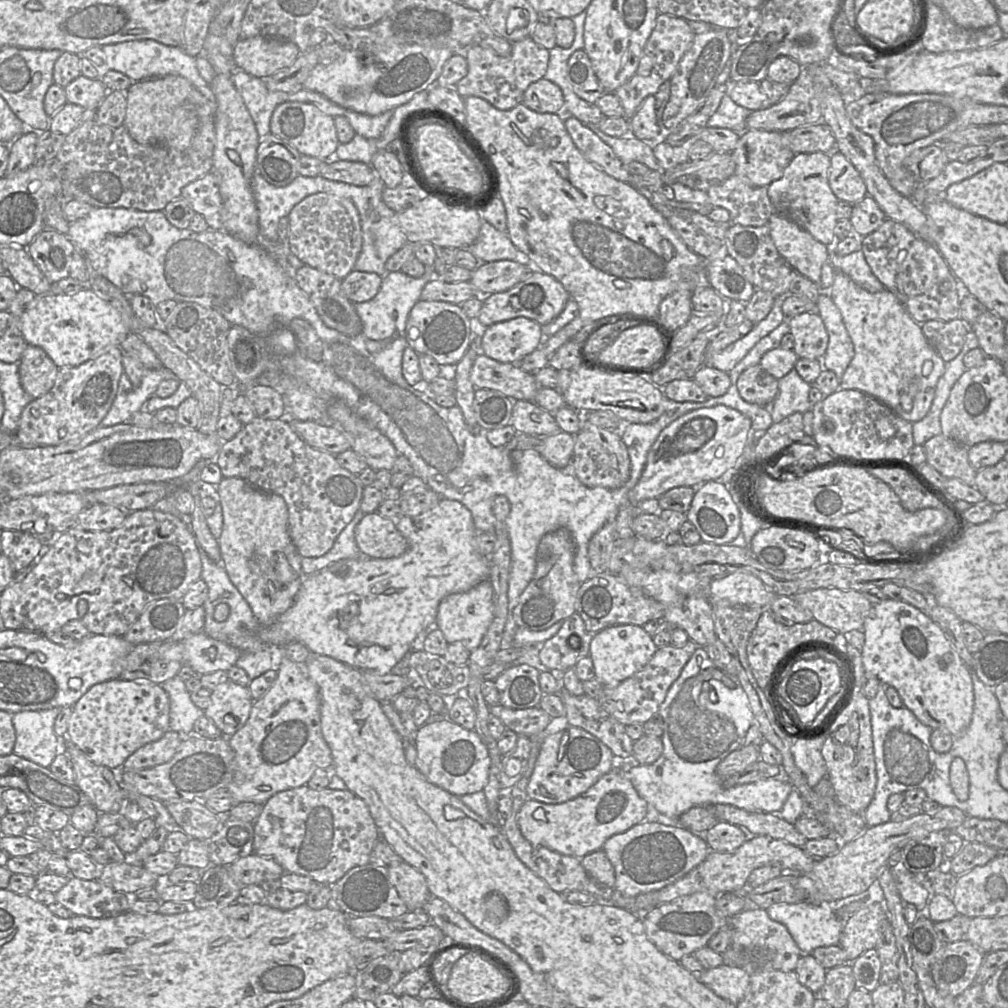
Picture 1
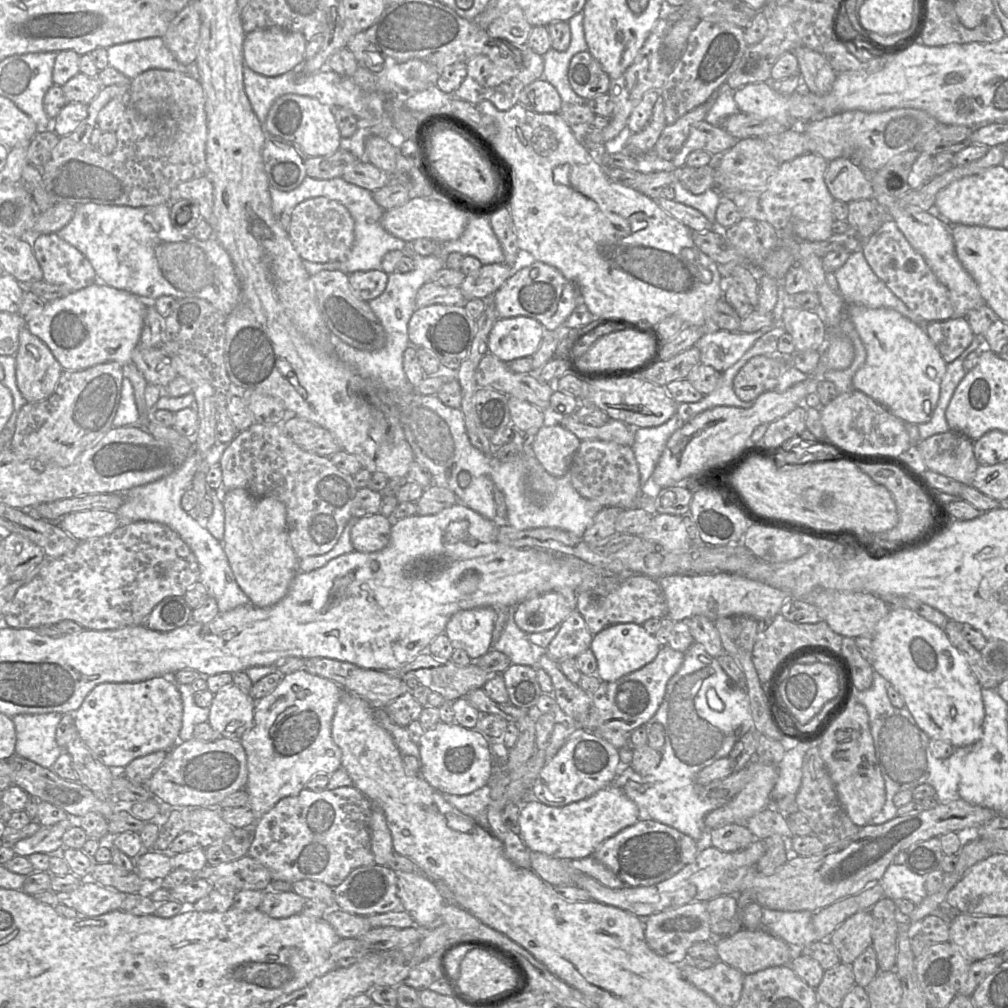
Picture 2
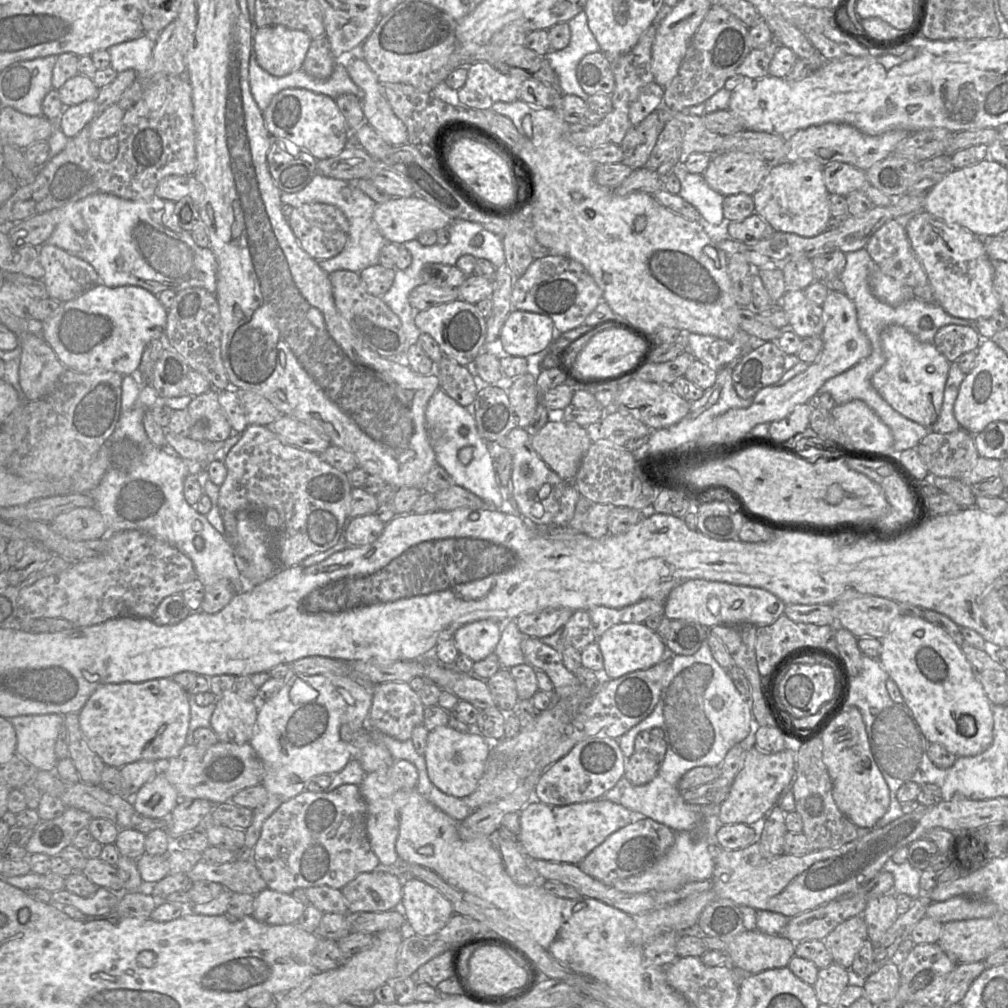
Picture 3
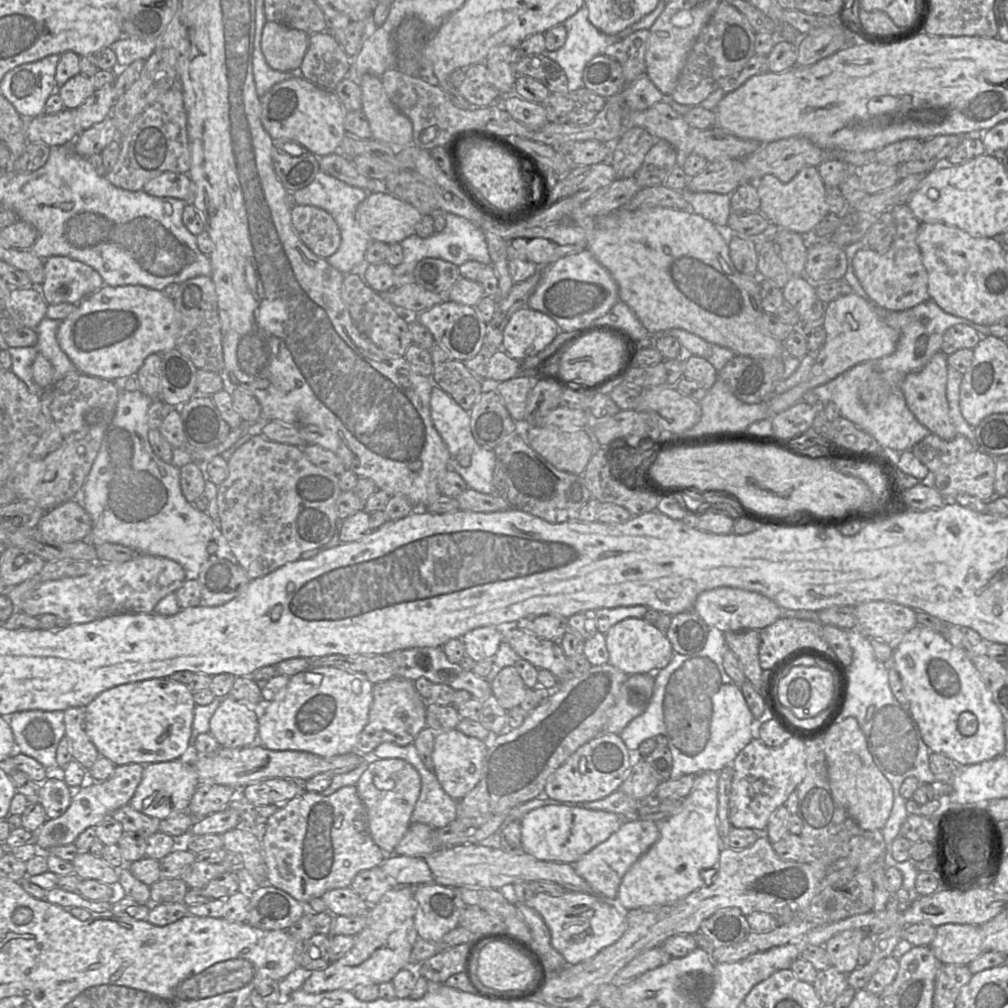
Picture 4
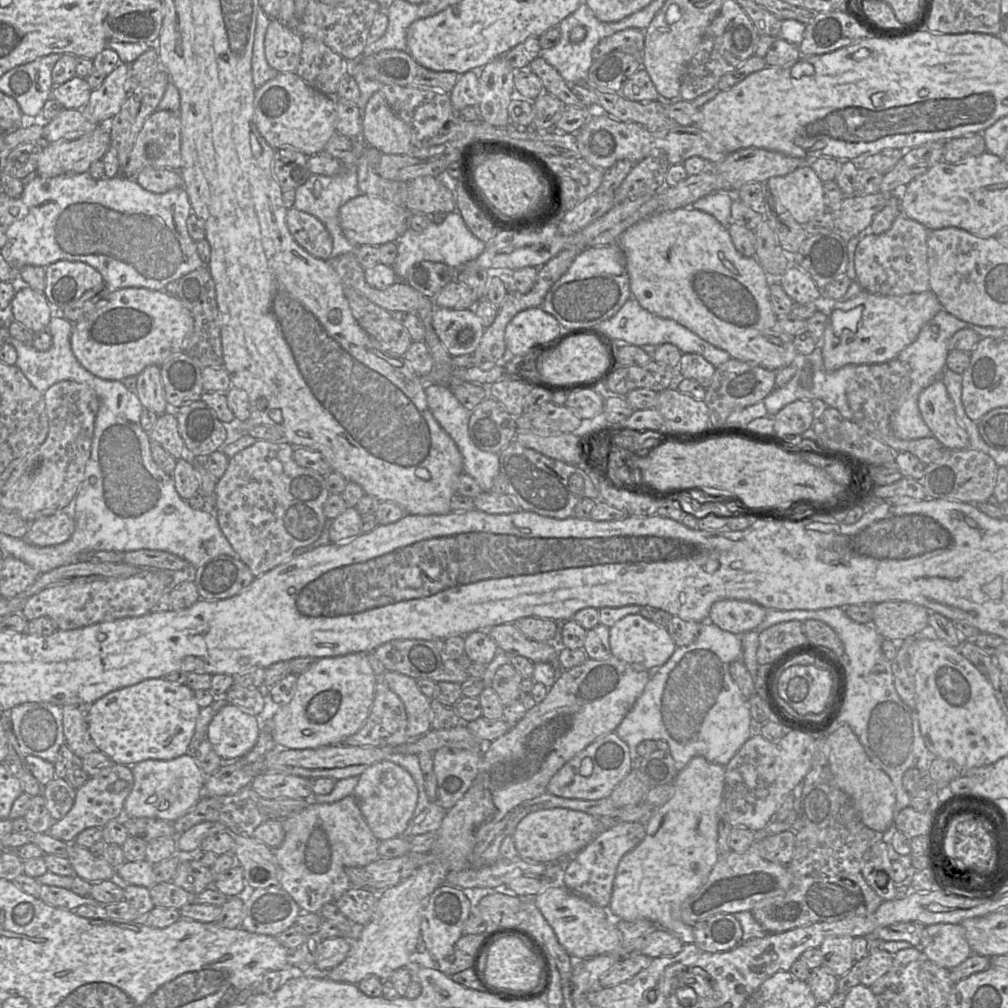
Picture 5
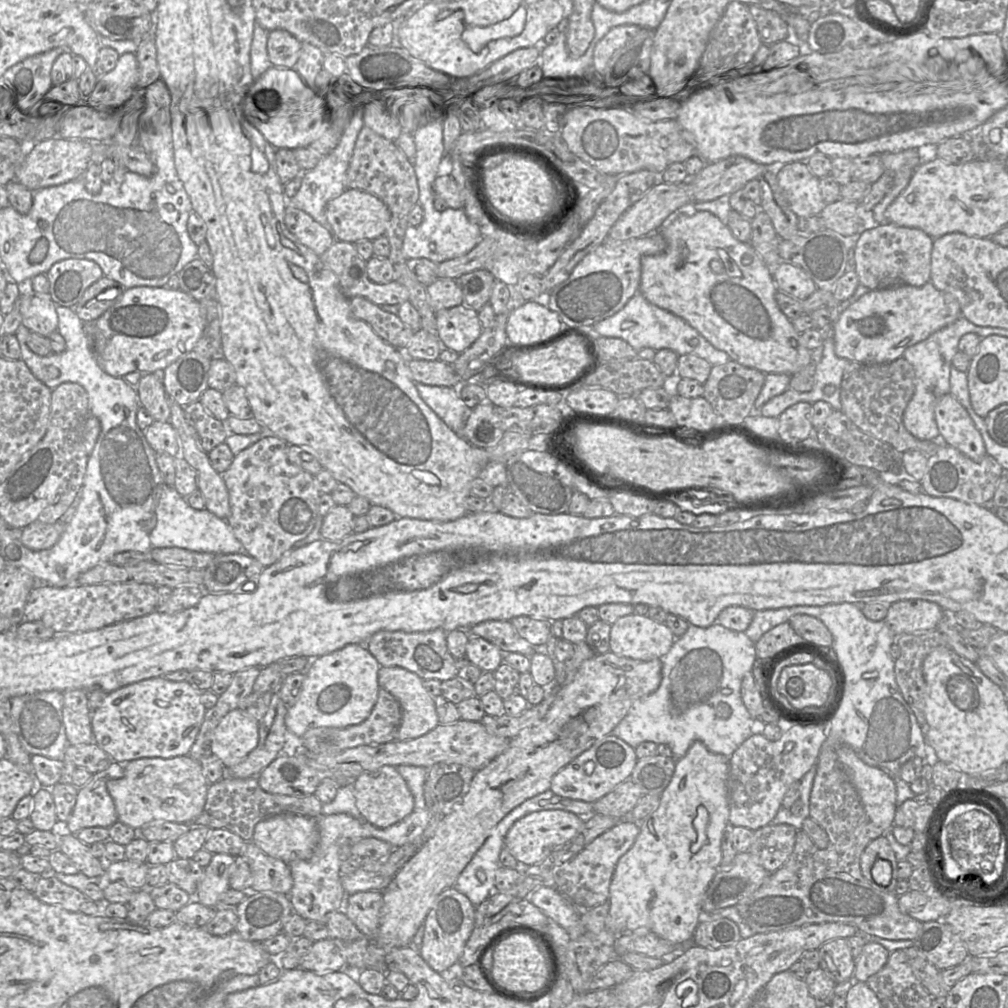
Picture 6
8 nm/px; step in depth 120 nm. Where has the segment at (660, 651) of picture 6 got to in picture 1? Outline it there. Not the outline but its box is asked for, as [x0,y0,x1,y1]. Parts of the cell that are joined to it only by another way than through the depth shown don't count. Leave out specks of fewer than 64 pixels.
[589,625,658,687]

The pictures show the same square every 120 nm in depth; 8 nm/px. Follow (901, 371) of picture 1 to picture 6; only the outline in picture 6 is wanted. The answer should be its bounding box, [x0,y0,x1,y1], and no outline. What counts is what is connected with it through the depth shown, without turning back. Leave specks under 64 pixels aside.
[934,393,987,461]

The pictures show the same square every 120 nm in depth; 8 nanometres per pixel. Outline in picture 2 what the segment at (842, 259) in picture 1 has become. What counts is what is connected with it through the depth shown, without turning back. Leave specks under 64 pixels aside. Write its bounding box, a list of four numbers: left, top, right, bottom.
[833,251,926,327]

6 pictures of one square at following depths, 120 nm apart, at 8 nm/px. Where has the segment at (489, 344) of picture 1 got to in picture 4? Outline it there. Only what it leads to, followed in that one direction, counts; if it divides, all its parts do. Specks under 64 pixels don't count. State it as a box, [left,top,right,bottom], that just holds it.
[502,306,559,362]

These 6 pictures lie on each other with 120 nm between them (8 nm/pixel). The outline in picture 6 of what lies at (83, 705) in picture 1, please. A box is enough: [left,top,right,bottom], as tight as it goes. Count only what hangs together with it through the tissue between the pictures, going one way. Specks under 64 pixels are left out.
[91,677,206,765]

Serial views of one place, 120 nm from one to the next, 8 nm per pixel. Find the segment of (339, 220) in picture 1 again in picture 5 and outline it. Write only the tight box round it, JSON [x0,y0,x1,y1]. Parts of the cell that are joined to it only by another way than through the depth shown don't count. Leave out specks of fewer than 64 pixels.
[286,207,333,261]

